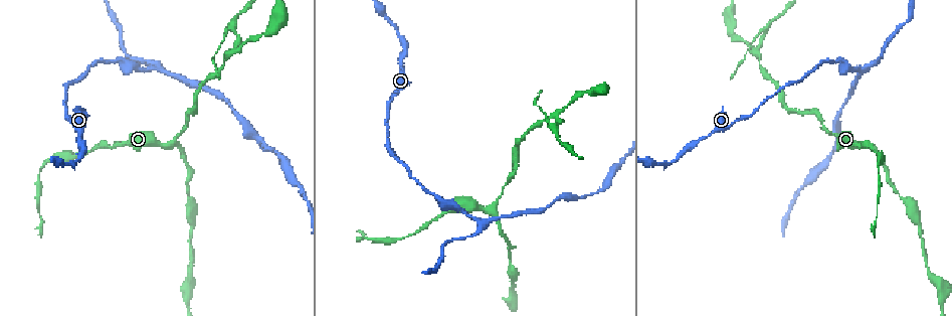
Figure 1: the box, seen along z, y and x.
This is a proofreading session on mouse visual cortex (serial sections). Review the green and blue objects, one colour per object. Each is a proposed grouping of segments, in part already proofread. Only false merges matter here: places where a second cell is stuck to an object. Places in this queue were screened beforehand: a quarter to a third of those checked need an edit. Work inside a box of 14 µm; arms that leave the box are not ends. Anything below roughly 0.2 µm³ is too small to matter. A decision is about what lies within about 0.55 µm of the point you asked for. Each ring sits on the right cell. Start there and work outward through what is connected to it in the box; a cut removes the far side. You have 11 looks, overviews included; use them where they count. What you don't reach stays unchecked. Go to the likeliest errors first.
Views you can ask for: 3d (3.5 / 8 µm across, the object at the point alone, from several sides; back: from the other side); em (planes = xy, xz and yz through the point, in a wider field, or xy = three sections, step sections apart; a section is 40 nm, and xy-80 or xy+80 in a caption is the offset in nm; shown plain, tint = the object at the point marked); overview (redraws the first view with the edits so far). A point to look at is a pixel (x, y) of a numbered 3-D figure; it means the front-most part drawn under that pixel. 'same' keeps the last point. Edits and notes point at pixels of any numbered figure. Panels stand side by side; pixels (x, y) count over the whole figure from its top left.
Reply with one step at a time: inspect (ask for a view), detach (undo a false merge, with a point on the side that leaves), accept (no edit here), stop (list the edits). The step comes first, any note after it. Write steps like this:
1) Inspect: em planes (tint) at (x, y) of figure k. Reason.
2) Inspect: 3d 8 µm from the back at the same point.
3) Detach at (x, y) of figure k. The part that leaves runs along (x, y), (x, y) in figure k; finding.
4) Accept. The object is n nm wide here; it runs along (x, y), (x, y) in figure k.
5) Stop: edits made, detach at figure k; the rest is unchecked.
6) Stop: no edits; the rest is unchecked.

Inspect: em xy step 2 (tint) at (157, 69) of figure 1. Three arms meet.

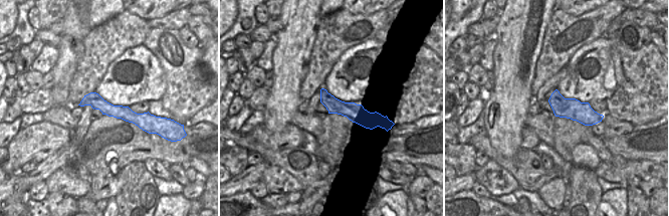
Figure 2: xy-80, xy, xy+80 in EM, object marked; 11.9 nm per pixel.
Inspect: 3d 3.5 µm at the same point.

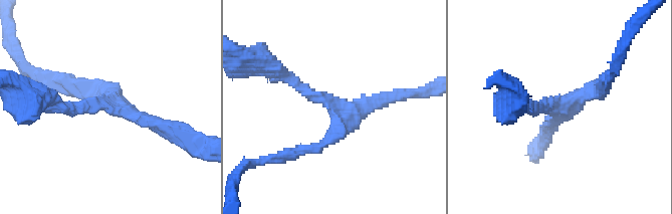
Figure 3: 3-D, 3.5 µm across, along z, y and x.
Accept. 3 arms meet here; it runs along (277, 69), (345, 113), (388, 97) in figure 3; one cell here.

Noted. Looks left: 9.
Inspect: 3d 3.5 µm at (167, 144) of figure 1. Small branch off a trunk.

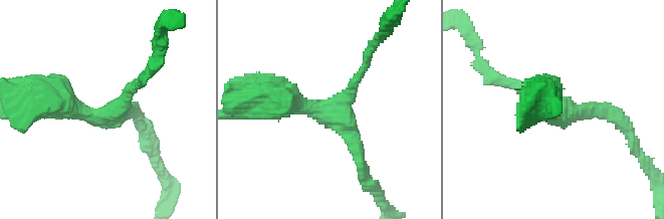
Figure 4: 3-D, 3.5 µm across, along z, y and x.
Inspect: em xy step 1 (plain) at (110, 114) of figure 4.

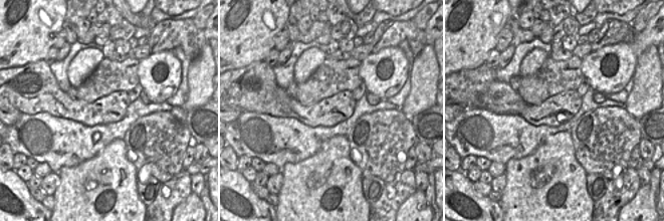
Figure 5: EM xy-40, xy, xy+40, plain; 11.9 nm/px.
Inspect: em xy step 1 (tint) at the same point. Where the object lies.

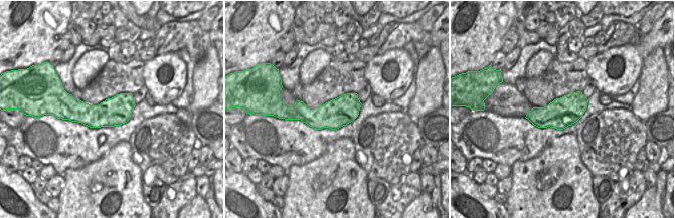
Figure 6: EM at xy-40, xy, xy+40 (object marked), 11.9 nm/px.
Accept. 3 arms meet here; the arms are 150, 200, 450 nm wide; it runs along (271, 98), (334, 108), (367, 62) in figure 4; continuous, no second cell.

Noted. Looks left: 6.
Inspect: 3d 8 µm at (552, 115) of figure 1. Side arm on a straight run.

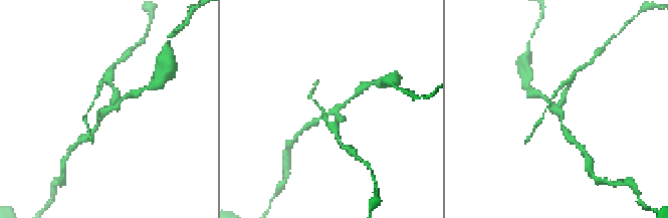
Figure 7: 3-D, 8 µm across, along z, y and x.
Inspect: em planes (tint) at (332, 111) of figure 7. 3 arms meet here; the arms are 150, 150, 200 nm wide; shape alone is not enough.

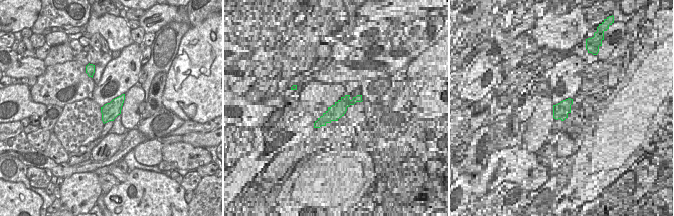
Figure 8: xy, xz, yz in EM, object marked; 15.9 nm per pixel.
Accept. It runs along (92, 132), (99, 118), (129, 95) in figure 7; continuous, no second cell.

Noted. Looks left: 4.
Inspect: 3d 3.5 µm at (257, 134) of figure 1. Thick turns thin.

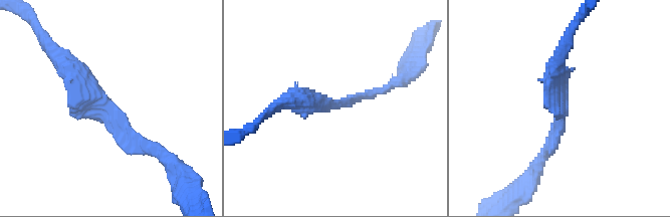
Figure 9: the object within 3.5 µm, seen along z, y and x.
Accept. It runs along (58, 58), (142, 148), (155, 151) in figure 9; one cell here.

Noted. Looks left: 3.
Inspect: 3d 8 µm from the back at (113, 146) of figure 1. Calibre changes.

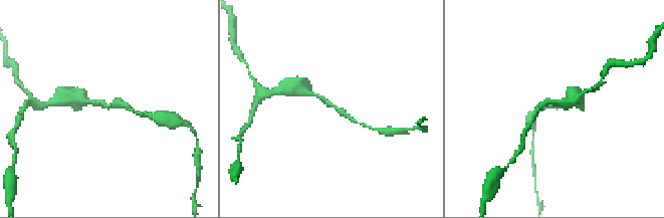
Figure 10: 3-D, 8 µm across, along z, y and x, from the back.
Inspect: em planes (tint) at (557, 109) of figure 10.

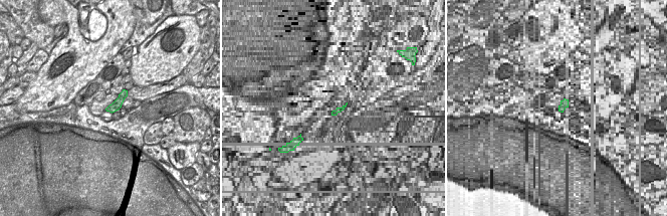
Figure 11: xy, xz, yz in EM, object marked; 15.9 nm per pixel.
Accept. It runs along (300, 88), (322, 98), (352, 120) in figure 10; all the same cell.

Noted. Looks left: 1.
Stop: no edits; the rest is unchecked.

